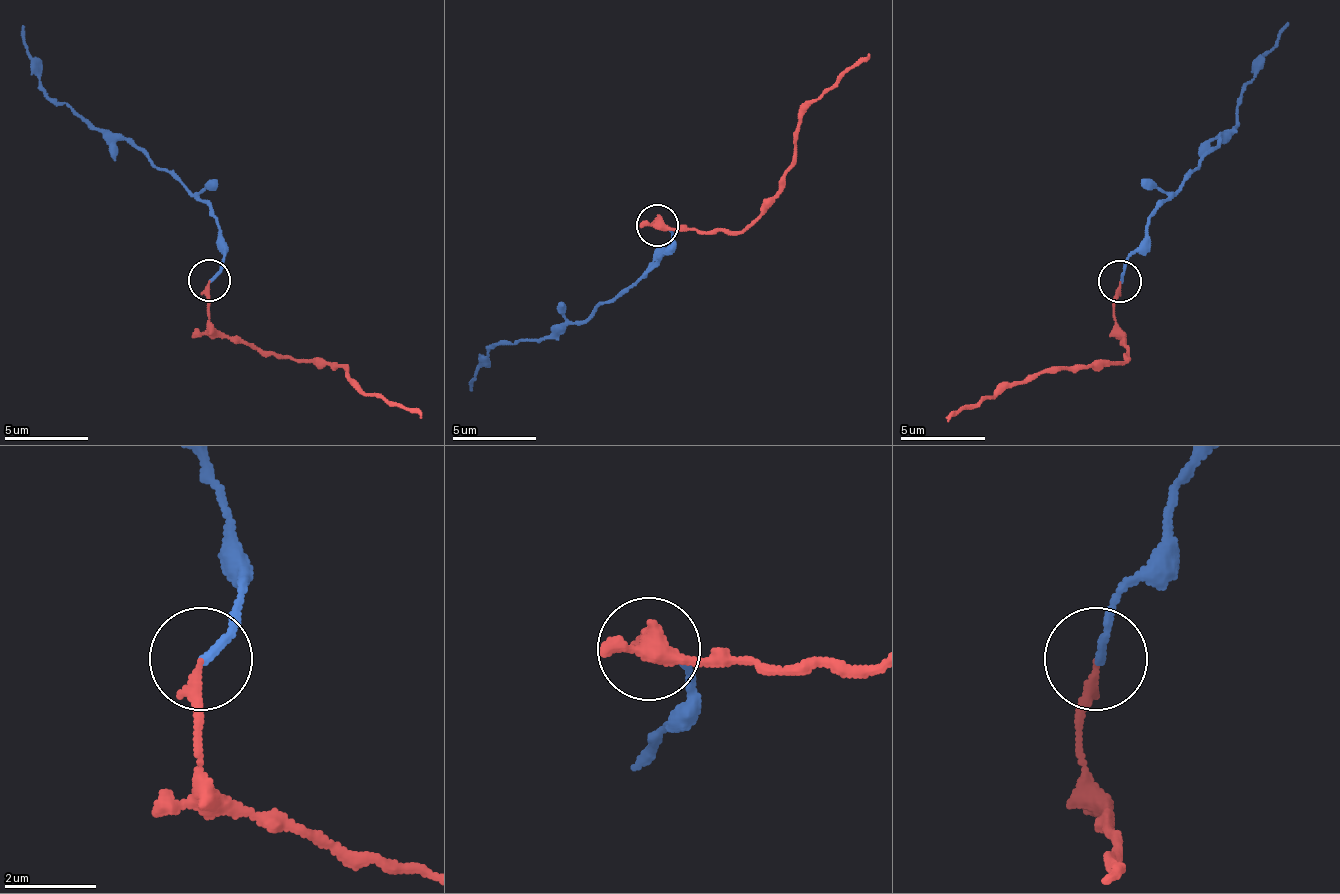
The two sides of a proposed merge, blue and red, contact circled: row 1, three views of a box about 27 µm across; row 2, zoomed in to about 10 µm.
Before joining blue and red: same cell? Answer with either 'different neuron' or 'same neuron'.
same neuron

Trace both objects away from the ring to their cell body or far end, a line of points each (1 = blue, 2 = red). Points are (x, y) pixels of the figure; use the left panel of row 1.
1: (210, 281), (223, 260), (218, 218), (135, 143), (105, 139), (51, 97), (22, 26)
2: (210, 281), (210, 323), (223, 336), (298, 361), (331, 365), (399, 407), (411, 407), (419, 419)

